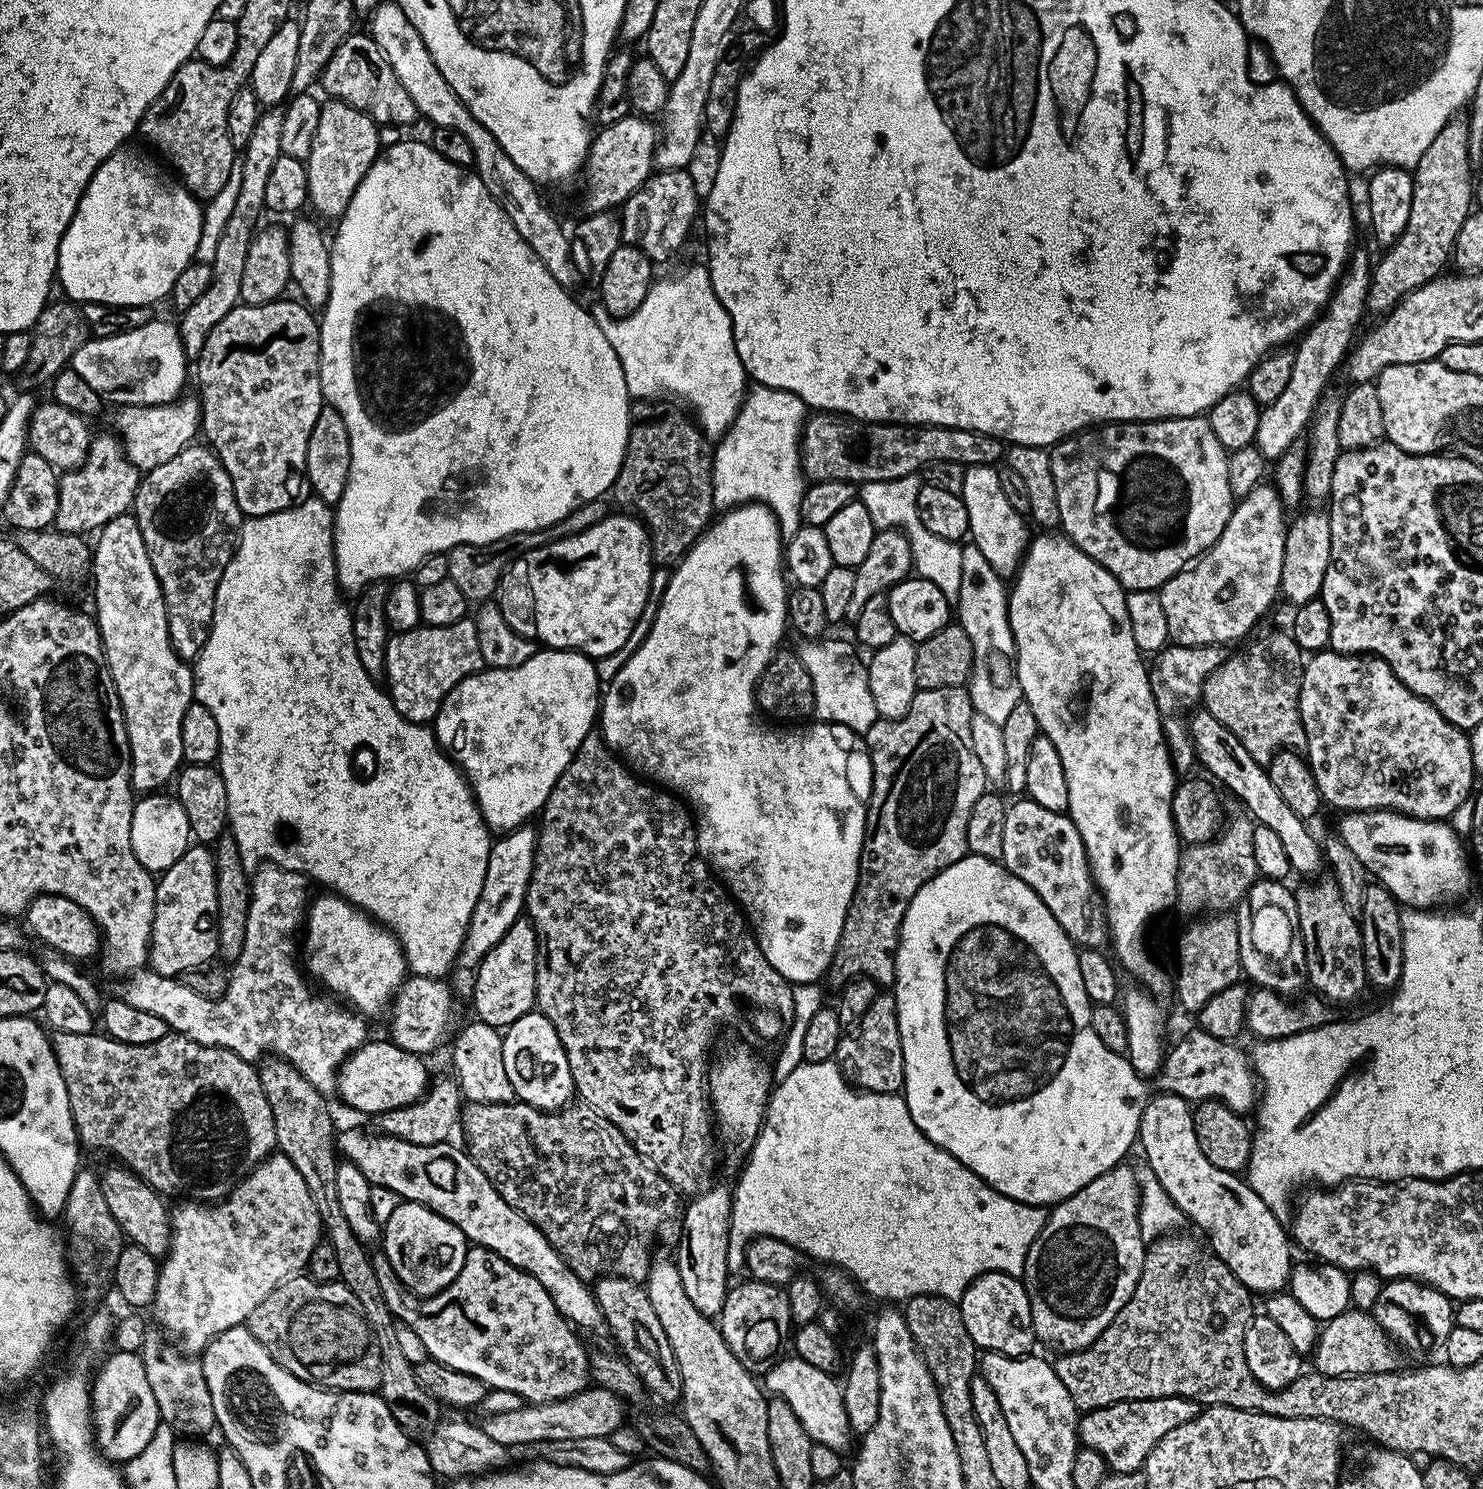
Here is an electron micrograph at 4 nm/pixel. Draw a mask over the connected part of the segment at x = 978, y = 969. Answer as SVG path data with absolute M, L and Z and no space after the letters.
M971 854L962 857L958 862L954 862L954 866L942 870L933 880L926 882L922 886L922 890L918 890L918 894L914 894L900 927L900 945L896 951L894 995L896 998L896 1013L898 1014L898 1030L902 1038L902 1054L904 1055L902 1095L904 1101L908 1104L910 1118L914 1118L918 1130L922 1130L922 1134L926 1134L926 1138L930 1138L930 1142L934 1142L938 1147L946 1149L951 1156L958 1158L958 1162L962 1162L971 1172L978 1174L978 1178L985 1180L993 1190L1006 1194L1023 1204L1038 1204L1041 1206L1061 1204L1063 1200L1070 1198L1078 1190L1085 1188L1094 1178L1098 1178L1104 1172L1109 1172L1111 1168L1121 1163L1125 1159L1124 1155L1131 1150L1132 1144L1134 1148L1137 1143L1140 1135L1140 1119L1144 1113L1144 1107L1147 1106L1150 1099L1150 1091L1148 1092L1147 1086L1144 1085L1147 1084L1145 1077L1136 1073L1134 1066L1128 1061L1127 1055L1114 1050L1106 1050L1106 1046L1102 1046L1098 1034L1094 1034L1094 1026L1090 1026L1090 1014L1093 1005L1089 1001L1086 990L1082 990L1082 974L1078 974L1077 951L1077 945L1073 944L1072 939L1064 933L1062 926L1058 926L1054 914L1050 914L1050 910L1046 910L1042 898L1038 898L1038 894L1034 894L1034 890L1030 890L1030 886L1026 886L1026 882L1022 882L1022 878L1018 878L1013 872L1008 871L1003 863Z

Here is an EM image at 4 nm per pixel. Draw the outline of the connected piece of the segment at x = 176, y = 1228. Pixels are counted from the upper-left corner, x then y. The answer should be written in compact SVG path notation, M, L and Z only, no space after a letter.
M273 1154L268 1159L261 1160L241 1180L244 1181L241 1184L239 1181L229 1191L228 1195L219 1202L187 1202L188 1204L180 1204L177 1208L173 1207L170 1212L172 1240L168 1243L166 1255L159 1261L158 1290L154 1294L154 1302L150 1312L151 1315L156 1315L156 1320L161 1325L156 1324L175 1341L180 1351L185 1354L203 1353L209 1342L218 1334L222 1334L231 1328L247 1325L250 1314L254 1314L254 1306L260 1305L265 1300L266 1294L273 1292L282 1281L287 1280L289 1276L297 1275L307 1265L310 1254L322 1240L322 1227L318 1210L315 1209L314 1201L310 1198L305 1179L298 1174L289 1158L281 1154Z

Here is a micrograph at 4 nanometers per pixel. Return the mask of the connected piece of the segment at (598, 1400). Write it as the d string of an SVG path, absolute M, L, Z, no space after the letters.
M589 1386L570 1398L555 1400L549 1404L521 1403L521 1408L508 1408L505 1412L496 1412L488 1416L482 1424L482 1430L494 1438L515 1449L515 1444L539 1446L543 1440L569 1440L570 1438L602 1438L609 1436L625 1423L625 1401L610 1390L599 1386Z

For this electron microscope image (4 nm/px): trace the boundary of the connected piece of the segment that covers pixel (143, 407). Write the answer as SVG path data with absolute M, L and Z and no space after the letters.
M181 395L170 404L126 404L116 416L115 435L124 445L124 453L141 473L170 462L181 450L197 439L202 428L202 409L195 395Z

